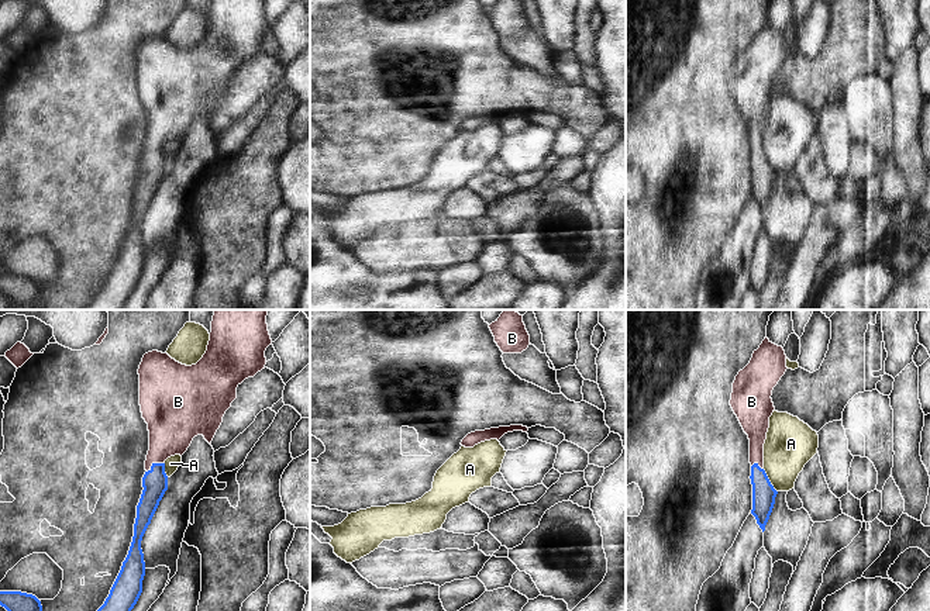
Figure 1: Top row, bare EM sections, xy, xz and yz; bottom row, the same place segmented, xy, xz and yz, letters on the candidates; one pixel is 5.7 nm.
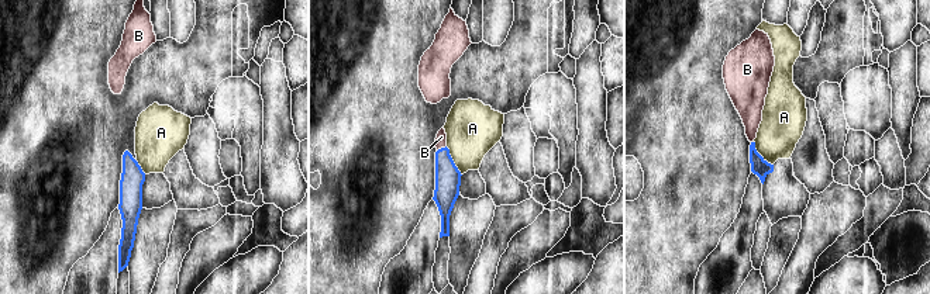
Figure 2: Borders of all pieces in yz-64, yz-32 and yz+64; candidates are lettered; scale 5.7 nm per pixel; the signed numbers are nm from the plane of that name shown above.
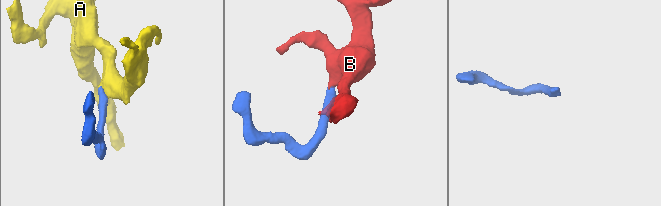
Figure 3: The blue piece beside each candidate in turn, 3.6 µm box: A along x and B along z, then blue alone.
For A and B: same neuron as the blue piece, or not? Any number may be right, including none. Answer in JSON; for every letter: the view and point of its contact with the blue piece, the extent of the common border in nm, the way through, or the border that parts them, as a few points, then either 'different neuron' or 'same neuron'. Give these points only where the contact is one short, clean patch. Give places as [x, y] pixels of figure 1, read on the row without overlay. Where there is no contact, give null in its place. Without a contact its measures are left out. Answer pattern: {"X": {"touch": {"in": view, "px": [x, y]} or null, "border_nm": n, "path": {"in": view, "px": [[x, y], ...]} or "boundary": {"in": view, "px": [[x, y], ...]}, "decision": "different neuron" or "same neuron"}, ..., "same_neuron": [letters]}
{"A": {"touch": {"in": "yz", "px": [768, 165]}, "border_nm": 160, "boundary": {"in": "yz", "px": [[763, 154], [777, 176]]}, "decision": "different neuron"}, "B": {"touch": {"in": "xy", "px": [154, 148]}, "border_nm": 120, "path": {"in": "xy", "px": [[155, 166], [154, 148], [171, 118], [172, 109]]}, "decision": "same neuron"}, "same_neuron": ["B"]}

